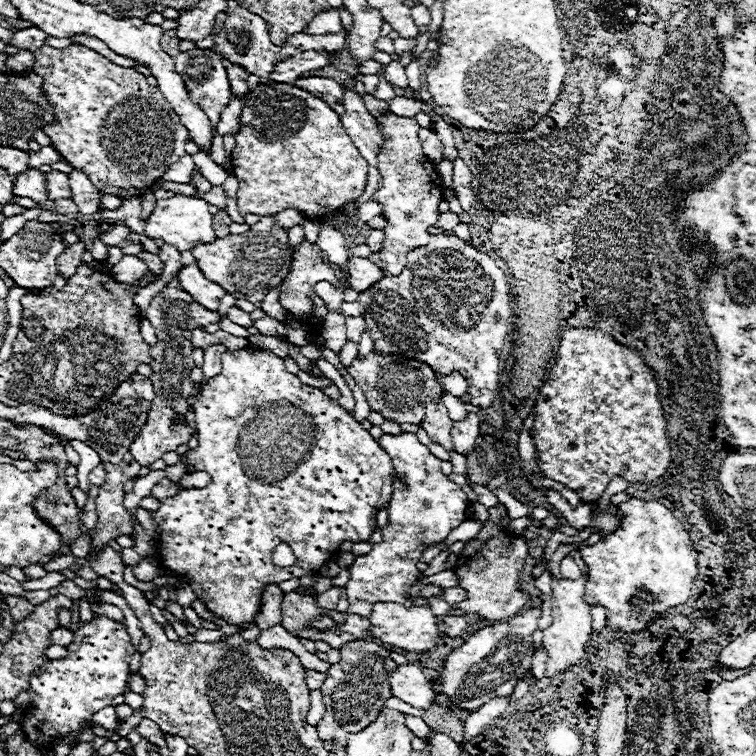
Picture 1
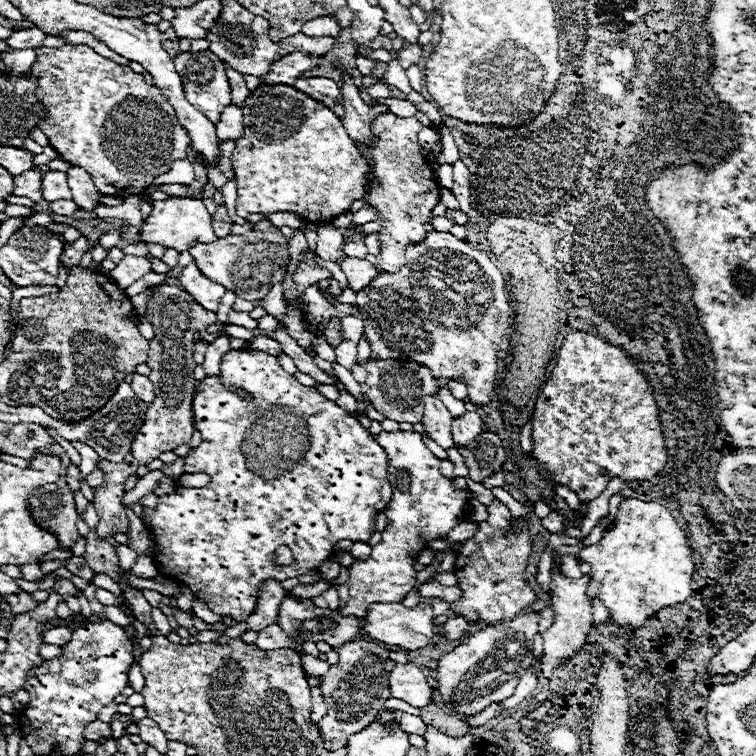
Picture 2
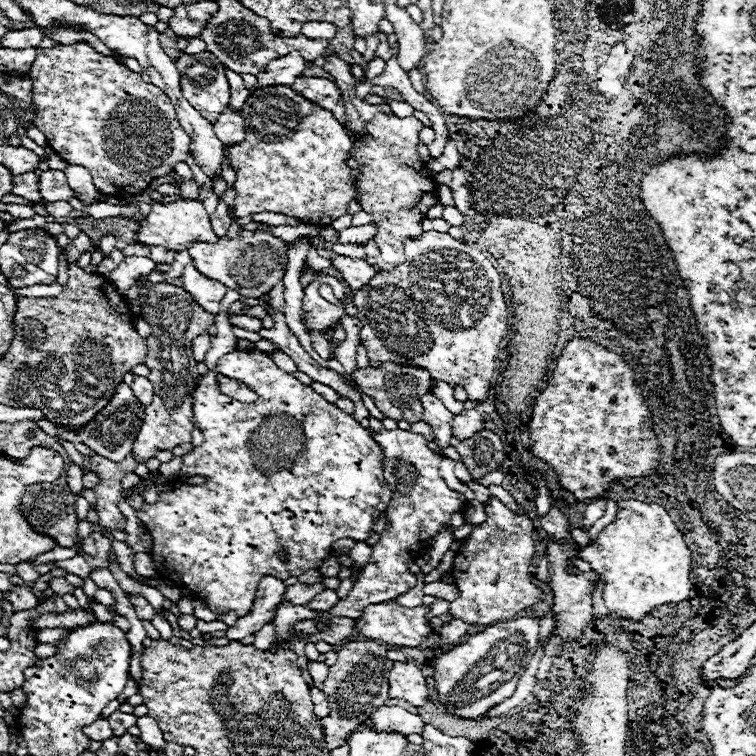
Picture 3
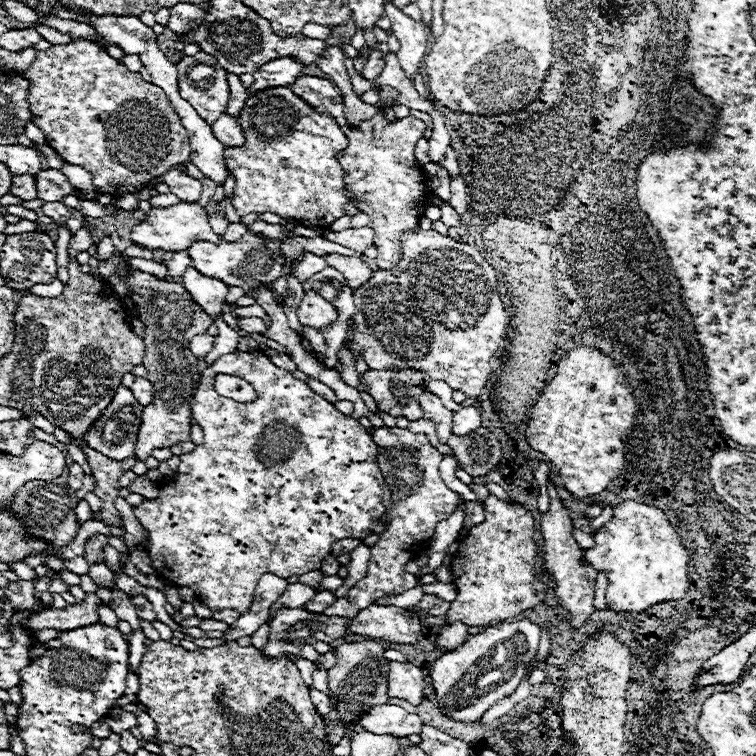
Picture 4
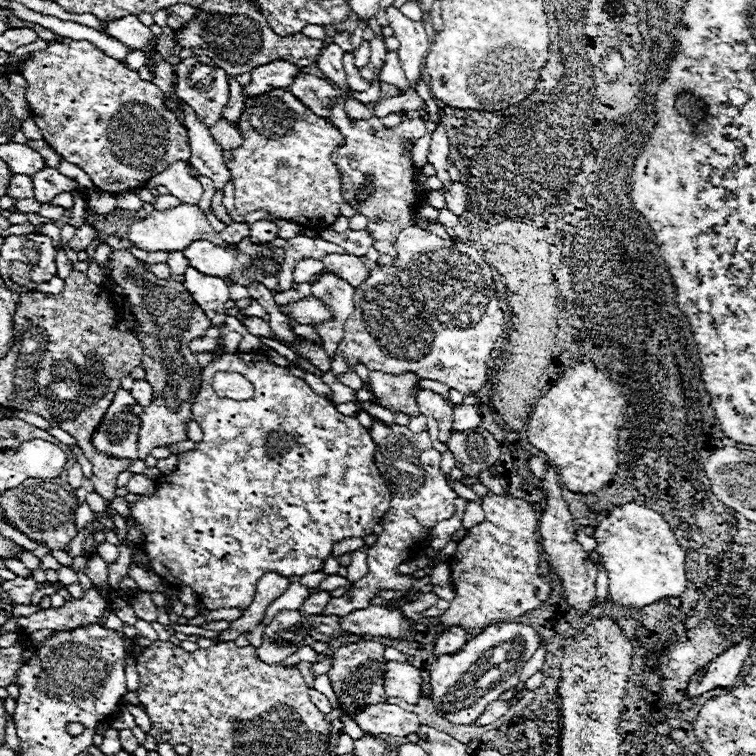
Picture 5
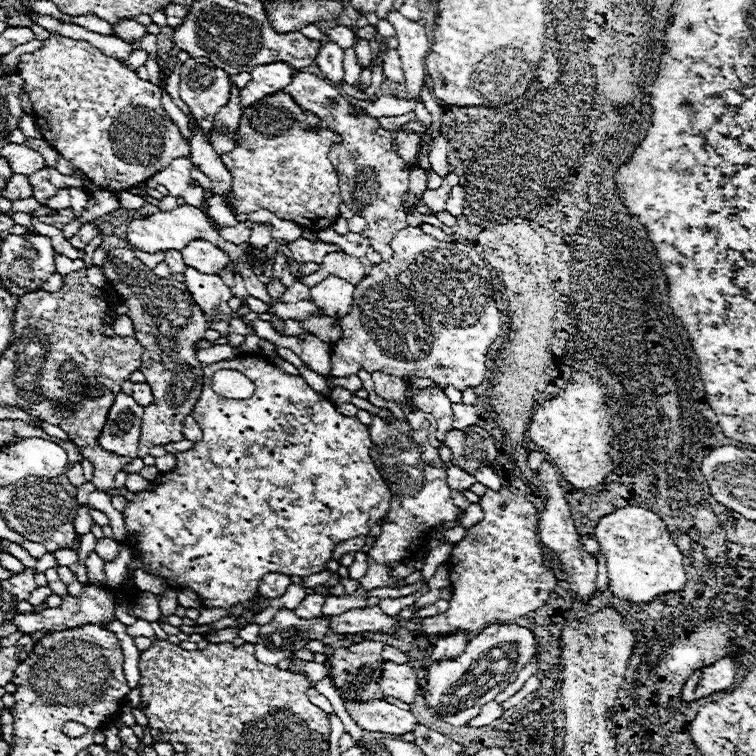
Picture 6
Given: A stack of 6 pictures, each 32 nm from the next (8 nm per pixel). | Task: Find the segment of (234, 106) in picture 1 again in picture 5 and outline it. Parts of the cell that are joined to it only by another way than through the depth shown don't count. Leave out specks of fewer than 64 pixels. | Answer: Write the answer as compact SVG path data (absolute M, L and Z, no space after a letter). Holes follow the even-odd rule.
M220 120L218 124L214 124L210 128L210 134L212 134L214 142L220 146L220 150L224 150L224 152L242 146L242 136L240 136L238 128L228 124L226 120Z

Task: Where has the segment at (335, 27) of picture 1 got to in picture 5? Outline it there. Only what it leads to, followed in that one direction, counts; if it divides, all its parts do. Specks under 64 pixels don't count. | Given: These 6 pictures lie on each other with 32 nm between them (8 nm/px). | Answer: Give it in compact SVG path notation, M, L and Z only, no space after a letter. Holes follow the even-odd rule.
M306 24L306 28L302 28L302 34L308 36L308 38L318 38L318 40L326 40L328 38L326 30L322 26L318 26L318 24Z

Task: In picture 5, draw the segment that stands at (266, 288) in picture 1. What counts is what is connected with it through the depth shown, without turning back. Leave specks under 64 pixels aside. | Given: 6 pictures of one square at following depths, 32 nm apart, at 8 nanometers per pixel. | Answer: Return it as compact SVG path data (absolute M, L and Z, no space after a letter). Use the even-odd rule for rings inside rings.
M250 238L242 240L240 244L234 246L234 250L226 250L226 248L220 248L220 246L214 246L210 242L202 242L202 240L194 240L194 244L190 244L188 248L184 248L184 256L188 258L190 266L196 268L198 272L202 274L208 274L208 276L230 276L234 282L240 282L240 284L248 284L250 280L262 280L266 278L268 274L274 276L278 266L276 266L276 260L274 260L274 250L270 248L270 244L252 244Z

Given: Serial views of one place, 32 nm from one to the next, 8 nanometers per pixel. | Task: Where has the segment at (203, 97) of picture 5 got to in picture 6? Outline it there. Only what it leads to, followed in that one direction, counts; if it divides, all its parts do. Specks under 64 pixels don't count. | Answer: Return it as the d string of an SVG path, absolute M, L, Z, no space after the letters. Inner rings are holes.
M188 58L188 62L182 66L180 72L180 98L190 106L204 136L212 140L210 132L214 124L214 114L230 100L230 76L224 70L214 68L206 58Z

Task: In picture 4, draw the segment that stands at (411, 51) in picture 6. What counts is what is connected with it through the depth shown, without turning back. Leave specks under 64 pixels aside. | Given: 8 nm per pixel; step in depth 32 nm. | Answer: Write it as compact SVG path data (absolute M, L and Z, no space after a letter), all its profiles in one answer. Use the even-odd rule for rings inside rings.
M392 2L386 4L386 16L392 22L394 36L400 42L400 50L396 52L400 66L412 80L420 72L420 66L428 54L428 34L422 22L414 22Z

